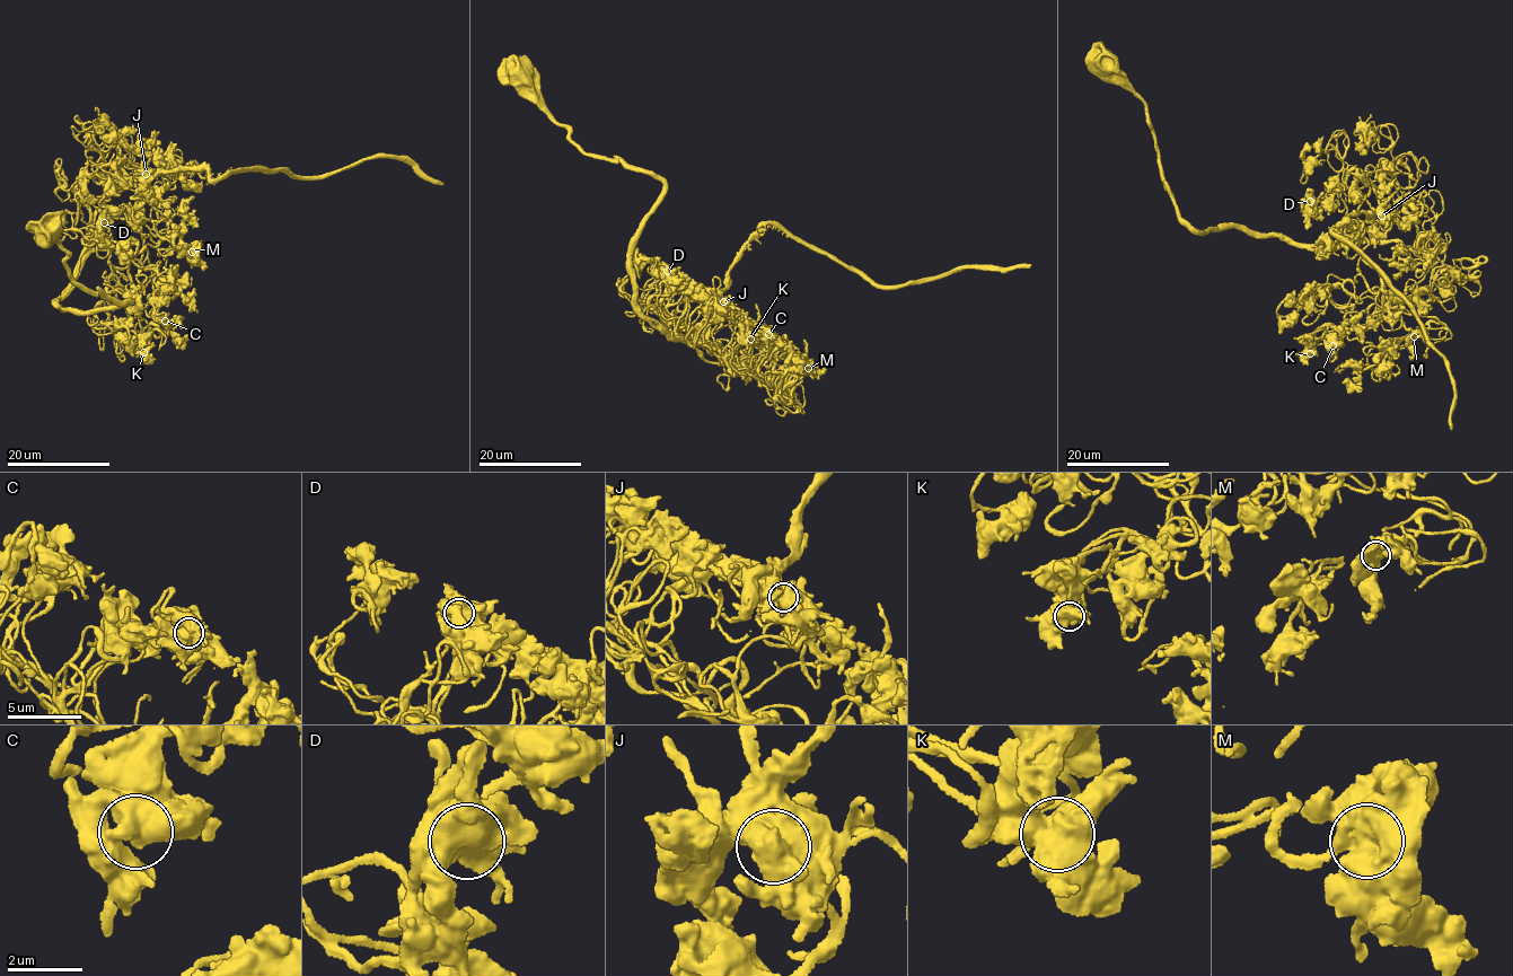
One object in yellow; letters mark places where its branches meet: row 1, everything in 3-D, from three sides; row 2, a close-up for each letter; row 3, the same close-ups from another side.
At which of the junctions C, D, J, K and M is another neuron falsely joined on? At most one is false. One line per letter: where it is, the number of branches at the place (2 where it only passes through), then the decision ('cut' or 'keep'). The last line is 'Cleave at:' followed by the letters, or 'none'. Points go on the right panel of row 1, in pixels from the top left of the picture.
C: at (1333, 345); 2 branches meet; keep
D: at (1310, 201); 1 branches meet; keep
J: at (1381, 216); 1 branches meet; cut
K: at (1310, 353); 2 branches meet; keep
M: at (1414, 336); 1 branches meet; keep
Cleave at: J

